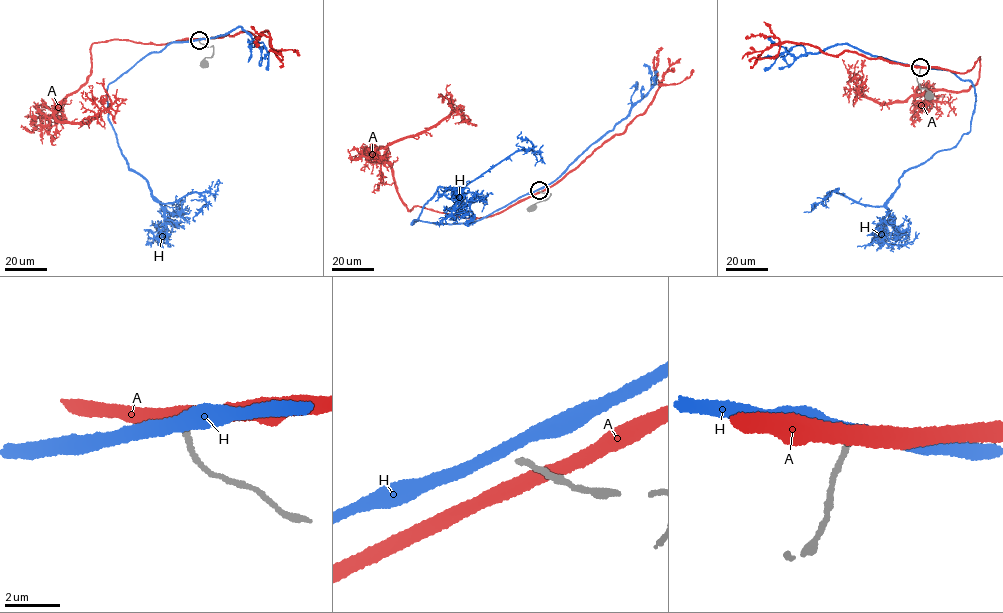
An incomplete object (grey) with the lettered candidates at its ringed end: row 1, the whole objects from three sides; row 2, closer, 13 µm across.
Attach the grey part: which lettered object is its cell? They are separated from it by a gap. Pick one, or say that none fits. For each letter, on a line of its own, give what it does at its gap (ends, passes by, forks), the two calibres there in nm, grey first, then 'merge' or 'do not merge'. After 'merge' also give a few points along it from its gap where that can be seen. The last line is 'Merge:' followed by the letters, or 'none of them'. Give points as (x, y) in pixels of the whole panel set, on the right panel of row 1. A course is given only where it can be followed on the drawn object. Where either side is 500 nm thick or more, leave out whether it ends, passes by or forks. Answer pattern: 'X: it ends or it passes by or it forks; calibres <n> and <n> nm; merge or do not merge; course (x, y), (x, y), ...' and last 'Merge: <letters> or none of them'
A: calibres 180 and 500 nm; do not merge
H: it passes by; calibres 180 and 440 nm; do not merge
Merge: none of them

